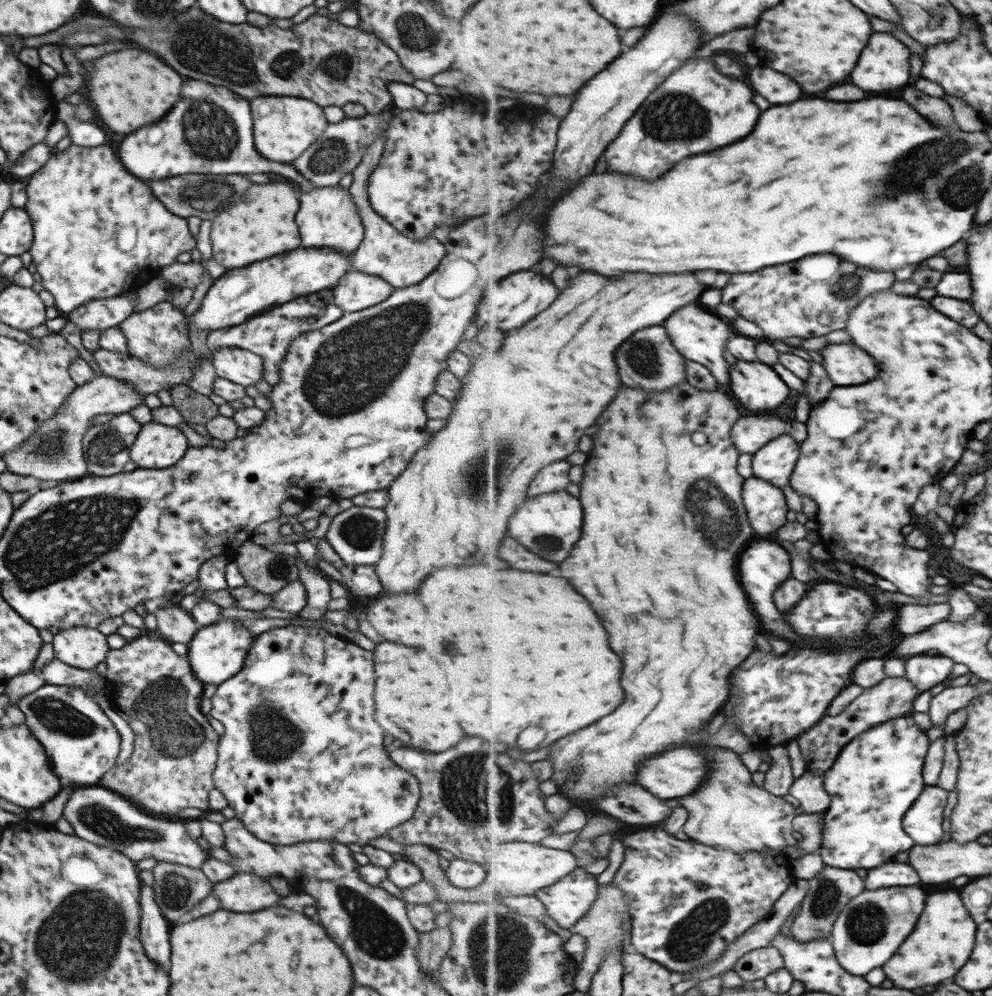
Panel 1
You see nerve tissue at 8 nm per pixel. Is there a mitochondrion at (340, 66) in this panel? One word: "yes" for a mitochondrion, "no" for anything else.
yes

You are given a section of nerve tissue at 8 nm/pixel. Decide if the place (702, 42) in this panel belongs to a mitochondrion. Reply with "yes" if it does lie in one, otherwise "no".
no

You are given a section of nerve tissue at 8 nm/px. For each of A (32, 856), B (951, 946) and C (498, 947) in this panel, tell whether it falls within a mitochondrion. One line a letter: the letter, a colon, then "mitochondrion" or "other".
A: other
B: other
C: mitochondrion

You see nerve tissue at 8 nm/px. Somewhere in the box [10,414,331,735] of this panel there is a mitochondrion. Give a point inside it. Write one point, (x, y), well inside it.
(53, 447)

